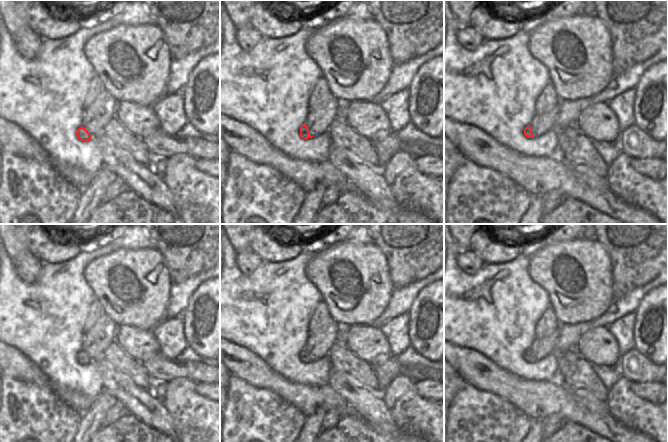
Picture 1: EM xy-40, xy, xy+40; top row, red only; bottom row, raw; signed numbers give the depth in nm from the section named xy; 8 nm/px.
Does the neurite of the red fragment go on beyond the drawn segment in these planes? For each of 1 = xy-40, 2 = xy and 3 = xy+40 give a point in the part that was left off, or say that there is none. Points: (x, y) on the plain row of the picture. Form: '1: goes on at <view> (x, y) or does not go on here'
1: does not go on here
2: does not go on here
3: does not go on here

